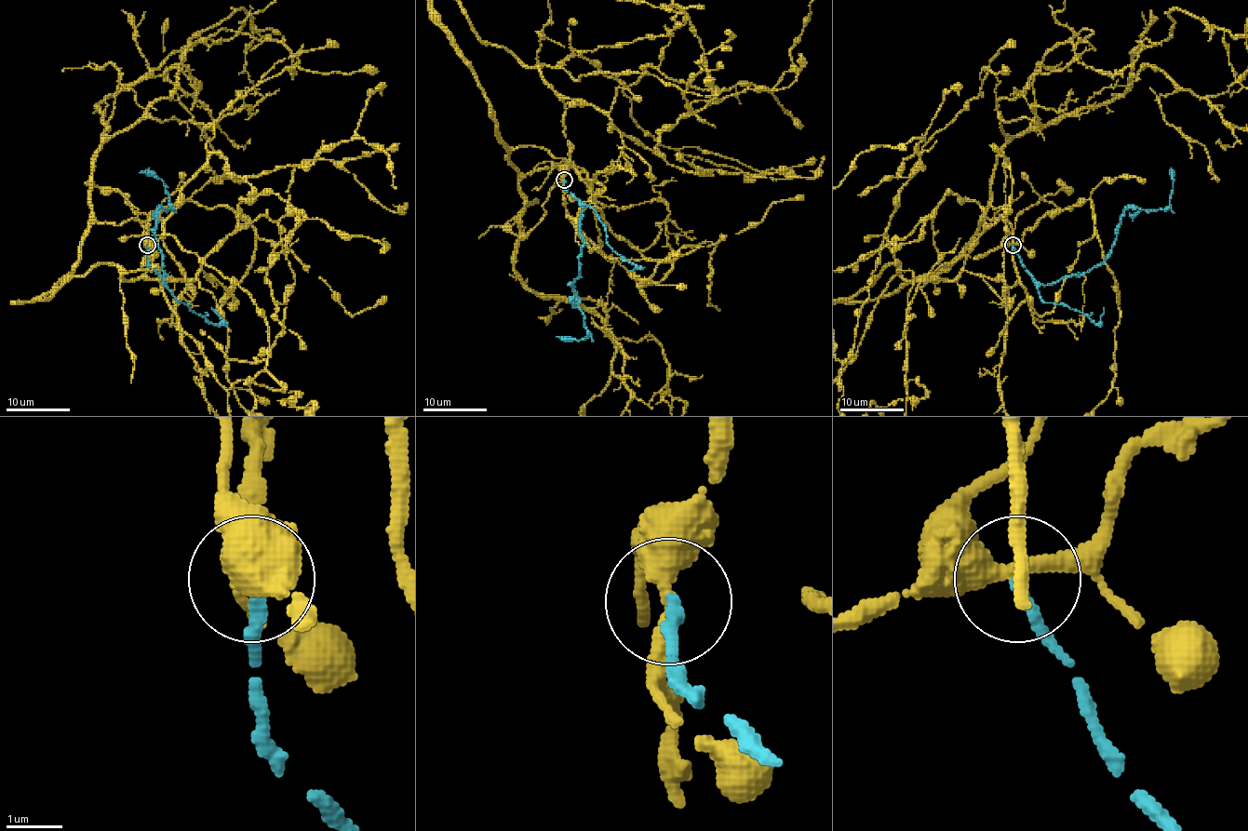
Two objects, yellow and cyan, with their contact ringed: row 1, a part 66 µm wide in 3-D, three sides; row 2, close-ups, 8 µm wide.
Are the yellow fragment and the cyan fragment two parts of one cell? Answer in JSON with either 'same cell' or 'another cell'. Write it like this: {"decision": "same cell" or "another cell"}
{"decision": "another cell"}

